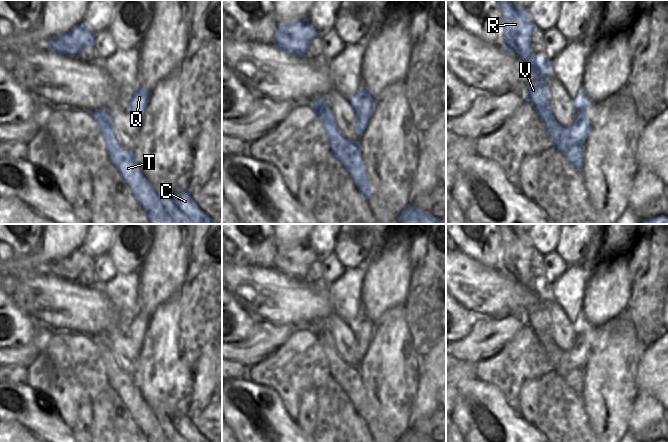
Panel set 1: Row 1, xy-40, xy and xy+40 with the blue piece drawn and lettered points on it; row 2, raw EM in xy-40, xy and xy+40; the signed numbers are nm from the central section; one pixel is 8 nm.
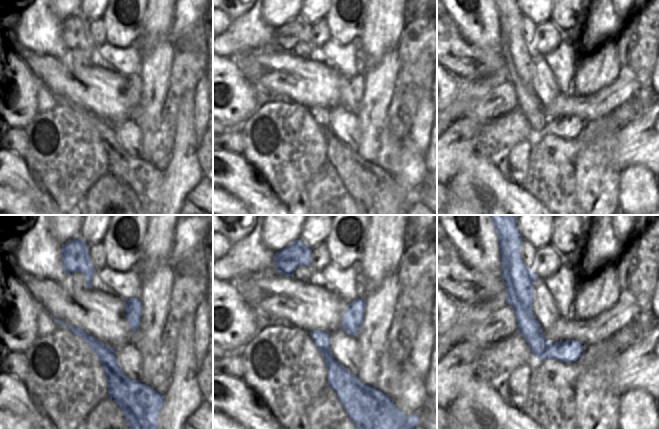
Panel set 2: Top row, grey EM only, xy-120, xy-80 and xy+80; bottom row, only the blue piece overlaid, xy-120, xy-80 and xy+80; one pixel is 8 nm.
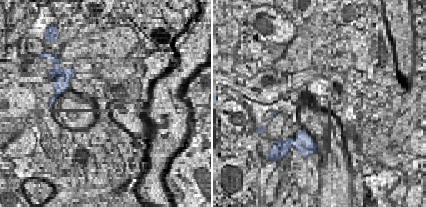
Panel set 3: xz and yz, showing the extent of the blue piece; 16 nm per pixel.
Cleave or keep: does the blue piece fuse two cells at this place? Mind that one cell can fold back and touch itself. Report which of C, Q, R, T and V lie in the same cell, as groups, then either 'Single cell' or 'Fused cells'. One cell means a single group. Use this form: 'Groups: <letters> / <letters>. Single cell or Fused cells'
Groups: C R T V / Q. Fused cells.

